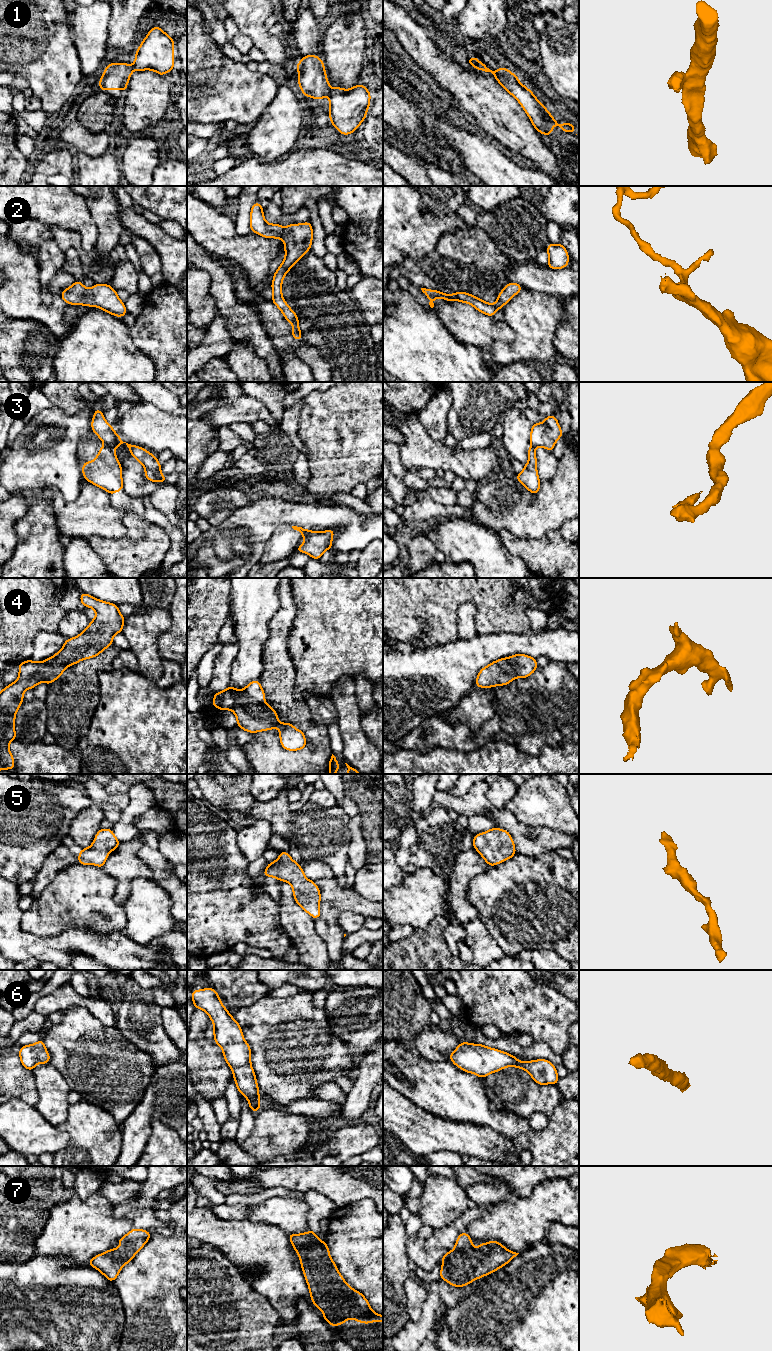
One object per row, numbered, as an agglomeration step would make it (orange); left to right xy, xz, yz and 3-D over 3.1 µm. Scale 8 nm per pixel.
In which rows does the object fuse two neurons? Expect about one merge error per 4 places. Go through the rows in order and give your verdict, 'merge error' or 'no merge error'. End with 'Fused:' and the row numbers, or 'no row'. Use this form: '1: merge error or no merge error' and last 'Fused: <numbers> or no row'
1: merge error
2: no merge error
3: merge error
4: no merge error
5: no merge error
6: no merge error
7: no merge error
Fused: 1, 3

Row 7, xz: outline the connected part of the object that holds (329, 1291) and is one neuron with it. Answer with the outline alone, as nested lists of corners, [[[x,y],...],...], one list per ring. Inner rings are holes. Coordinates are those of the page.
[[[314,1230],[302,1234],[288,1234],[288,1237],[300,1258],[312,1302],[323,1312],[324,1319],[332,1327],[348,1321],[351,1317],[354,1318],[355,1322],[365,1324],[374,1321],[383,1322],[383,1315],[376,1314],[364,1295],[346,1283],[331,1259],[326,1242],[320,1240]]]

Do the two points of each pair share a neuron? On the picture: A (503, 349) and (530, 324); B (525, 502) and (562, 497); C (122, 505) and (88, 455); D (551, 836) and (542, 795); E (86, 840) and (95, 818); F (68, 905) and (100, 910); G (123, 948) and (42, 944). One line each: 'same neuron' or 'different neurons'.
A: same neuron
B: same neuron
C: same neuron
D: different neurons
E: same neuron
F: same neuron
G: same neuron

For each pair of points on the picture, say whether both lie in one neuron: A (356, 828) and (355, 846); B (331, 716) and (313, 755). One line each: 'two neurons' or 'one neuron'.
A: one neuron
B: two neurons

